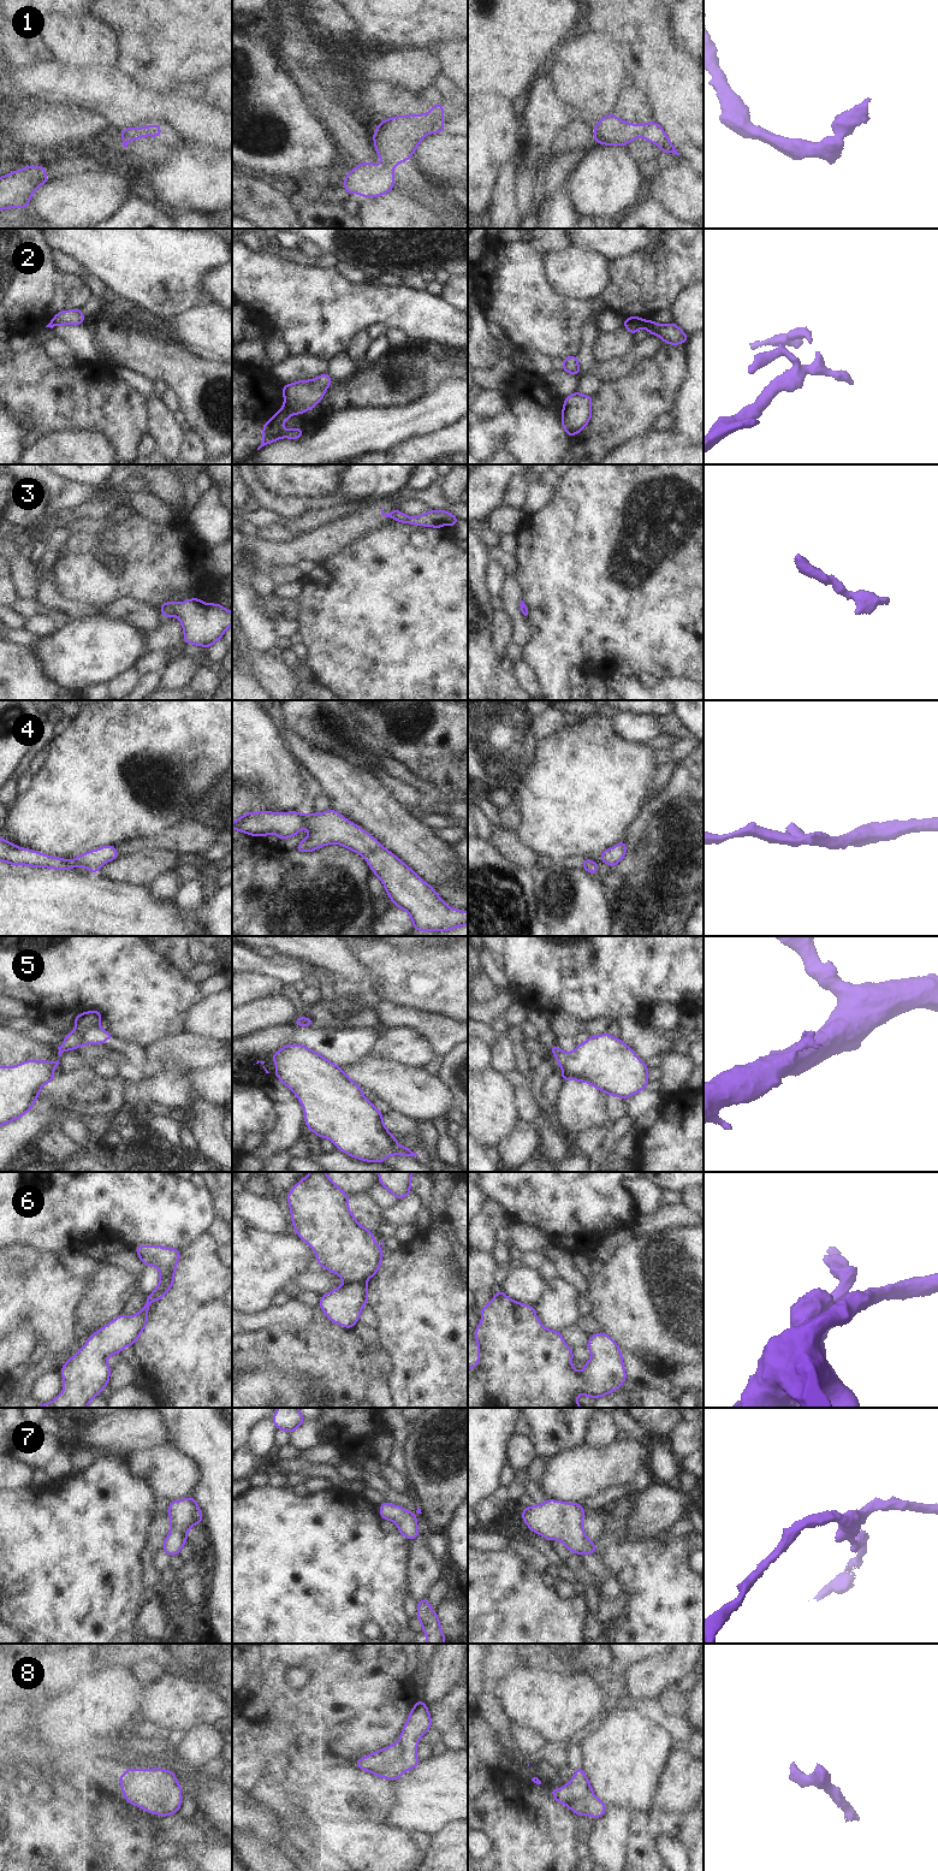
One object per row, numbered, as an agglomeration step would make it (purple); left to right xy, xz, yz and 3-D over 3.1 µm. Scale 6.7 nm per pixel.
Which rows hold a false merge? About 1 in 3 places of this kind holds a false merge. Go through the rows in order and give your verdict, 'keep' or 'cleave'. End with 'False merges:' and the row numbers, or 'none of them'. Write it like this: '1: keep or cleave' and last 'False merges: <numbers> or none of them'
1: keep
2: cleave
3: keep
4: keep
5: keep
6: keep
7: keep
8: keep
False merges: 2

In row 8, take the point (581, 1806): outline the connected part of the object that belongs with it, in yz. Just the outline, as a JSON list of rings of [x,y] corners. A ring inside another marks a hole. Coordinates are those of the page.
[[[576,1765],[576,1774],[562,1789],[552,1788],[553,1799],[566,1805],[578,1816],[590,1814],[594,1819],[606,1812],[606,1805],[595,1798],[588,1777],[584,1771]]]

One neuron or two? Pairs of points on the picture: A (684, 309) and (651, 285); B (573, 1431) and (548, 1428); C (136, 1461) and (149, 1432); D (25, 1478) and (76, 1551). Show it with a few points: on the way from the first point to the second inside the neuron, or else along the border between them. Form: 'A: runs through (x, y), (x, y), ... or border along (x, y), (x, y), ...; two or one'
A: border along (690, 285), (677, 297), (670, 308); two
B: runs through (567, 1431), (564, 1428), (554, 1428); one
C: border along (168, 1443), (161, 1446), (134, 1450), (128, 1458); two
D: border along (33, 1485), (23, 1490), (12, 1491); two

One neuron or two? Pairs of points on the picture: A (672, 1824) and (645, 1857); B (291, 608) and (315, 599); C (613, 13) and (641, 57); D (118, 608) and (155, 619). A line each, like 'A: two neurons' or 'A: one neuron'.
A: one neuron
B: two neurons
C: one neuron
D: one neuron

